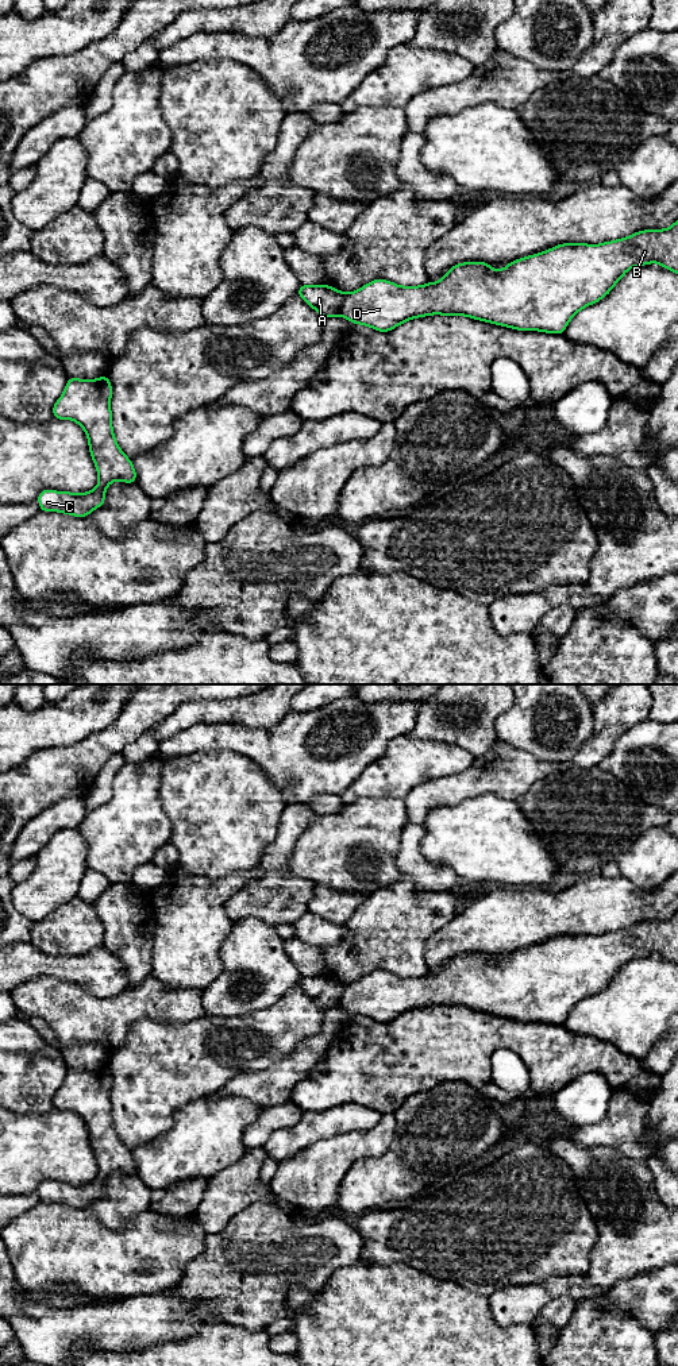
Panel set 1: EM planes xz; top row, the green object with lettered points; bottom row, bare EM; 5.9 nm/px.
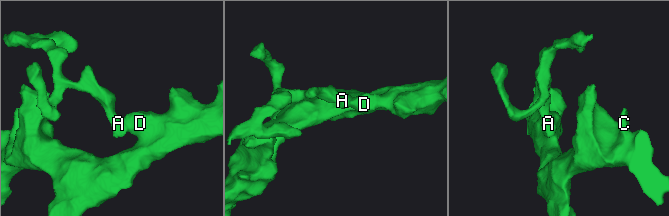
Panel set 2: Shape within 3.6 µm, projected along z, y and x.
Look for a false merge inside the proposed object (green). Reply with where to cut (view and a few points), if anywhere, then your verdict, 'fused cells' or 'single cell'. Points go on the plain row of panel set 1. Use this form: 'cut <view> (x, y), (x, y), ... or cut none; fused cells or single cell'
cut xz (346, 984), (338, 1006); fused cells

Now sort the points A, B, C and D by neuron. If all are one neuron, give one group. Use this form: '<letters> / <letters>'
A / B C D

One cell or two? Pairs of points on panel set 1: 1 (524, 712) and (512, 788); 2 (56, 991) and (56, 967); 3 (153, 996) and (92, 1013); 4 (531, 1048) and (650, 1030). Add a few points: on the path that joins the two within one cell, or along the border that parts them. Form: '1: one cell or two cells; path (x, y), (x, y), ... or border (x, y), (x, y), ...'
1: two cells; border (499, 740), (547, 761)
2: two cells; border (24, 981), (53, 976), (77, 983), (85, 990)
3: one cell; path (138, 1002), (119, 1013), (107, 1013)
4: two cells; border (566, 1030), (611, 1042), (626, 1053)

